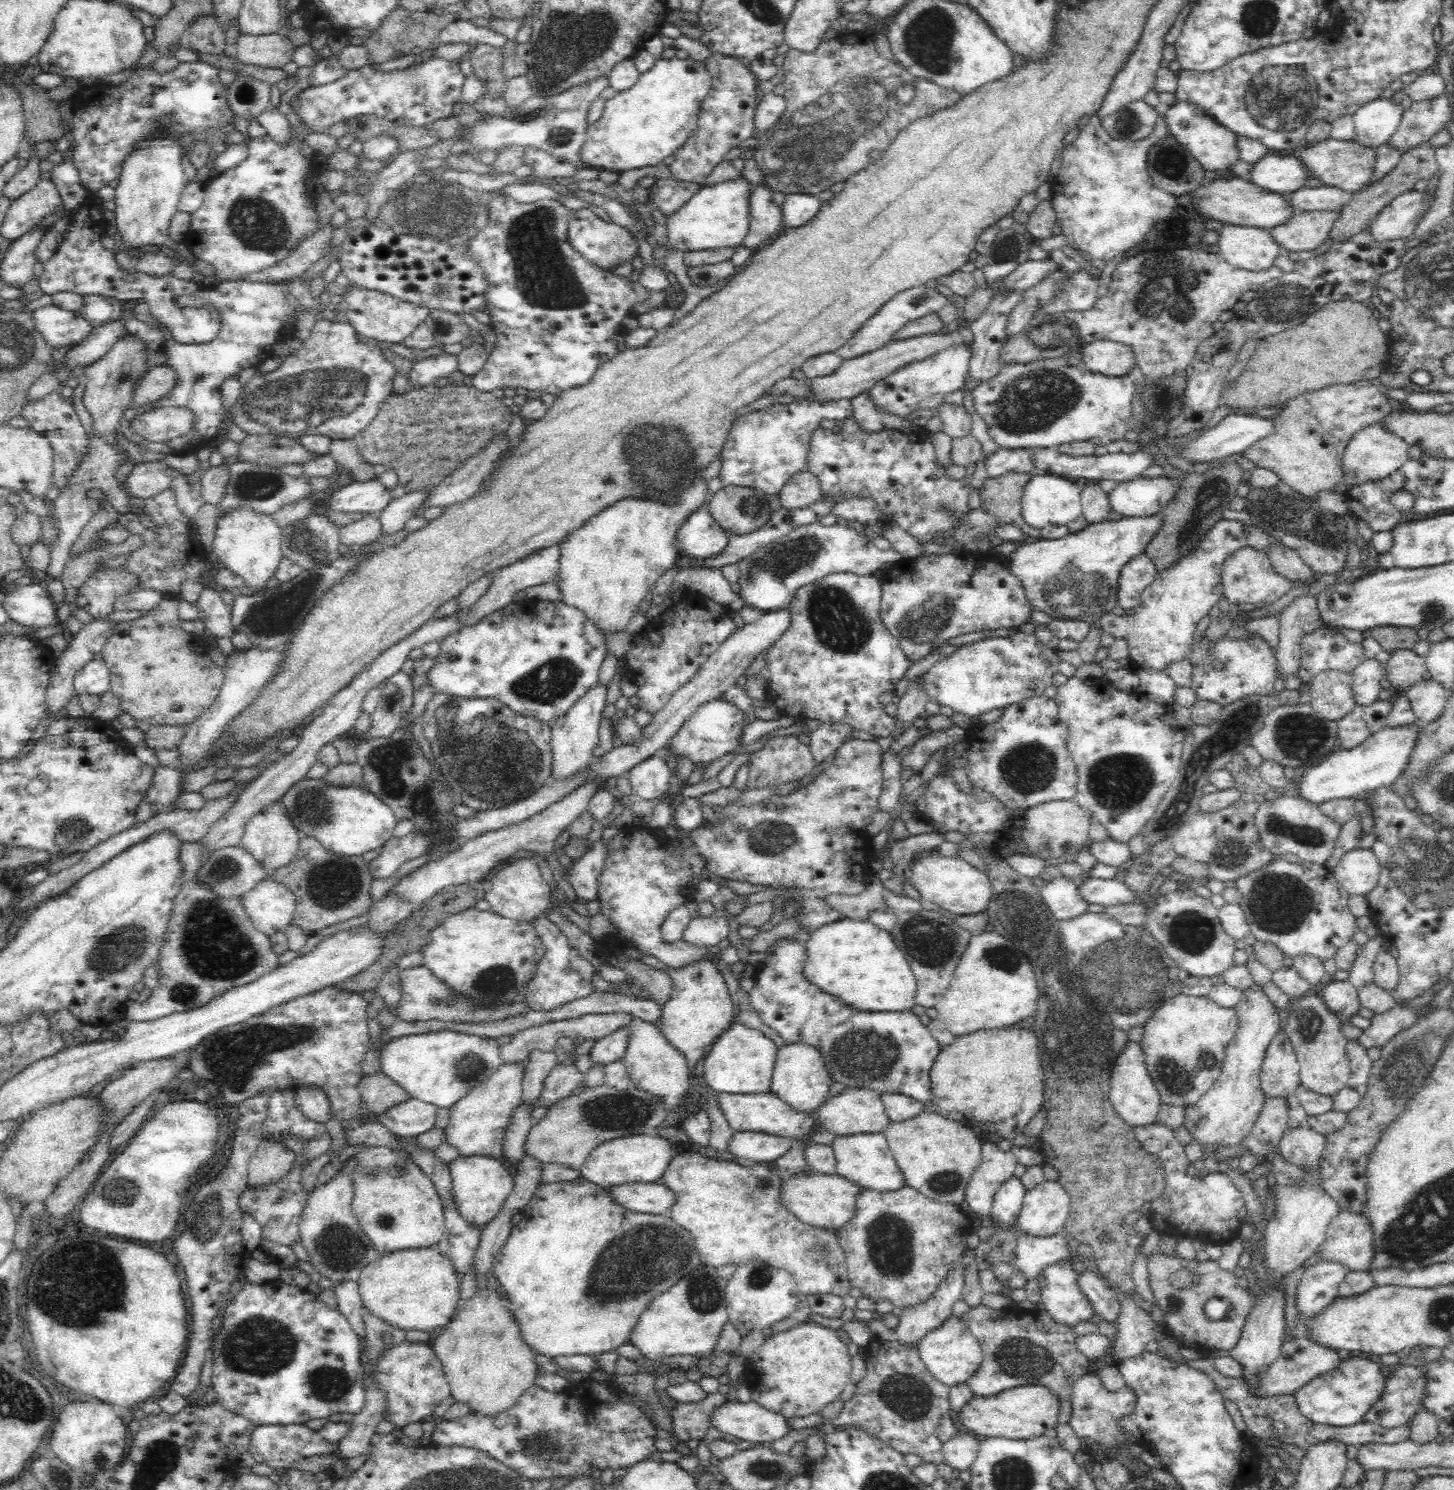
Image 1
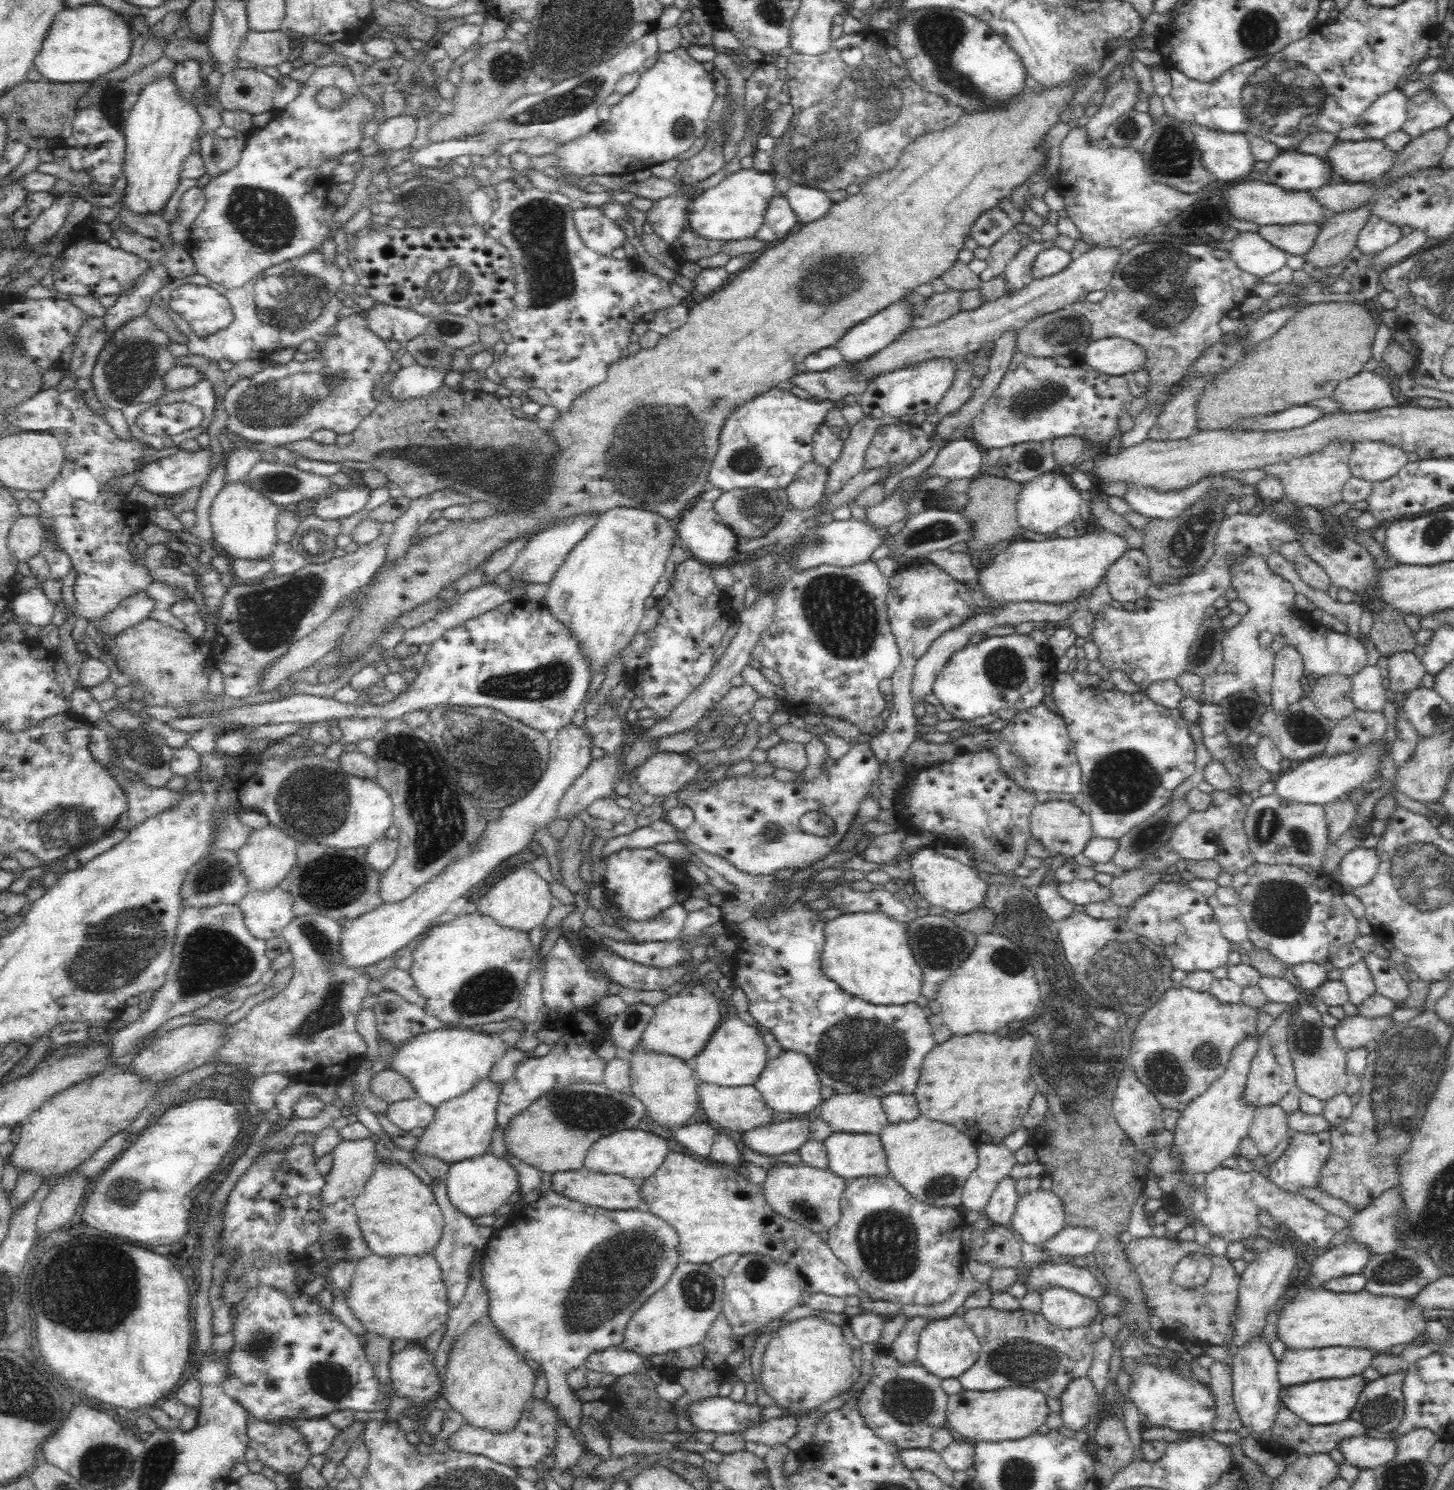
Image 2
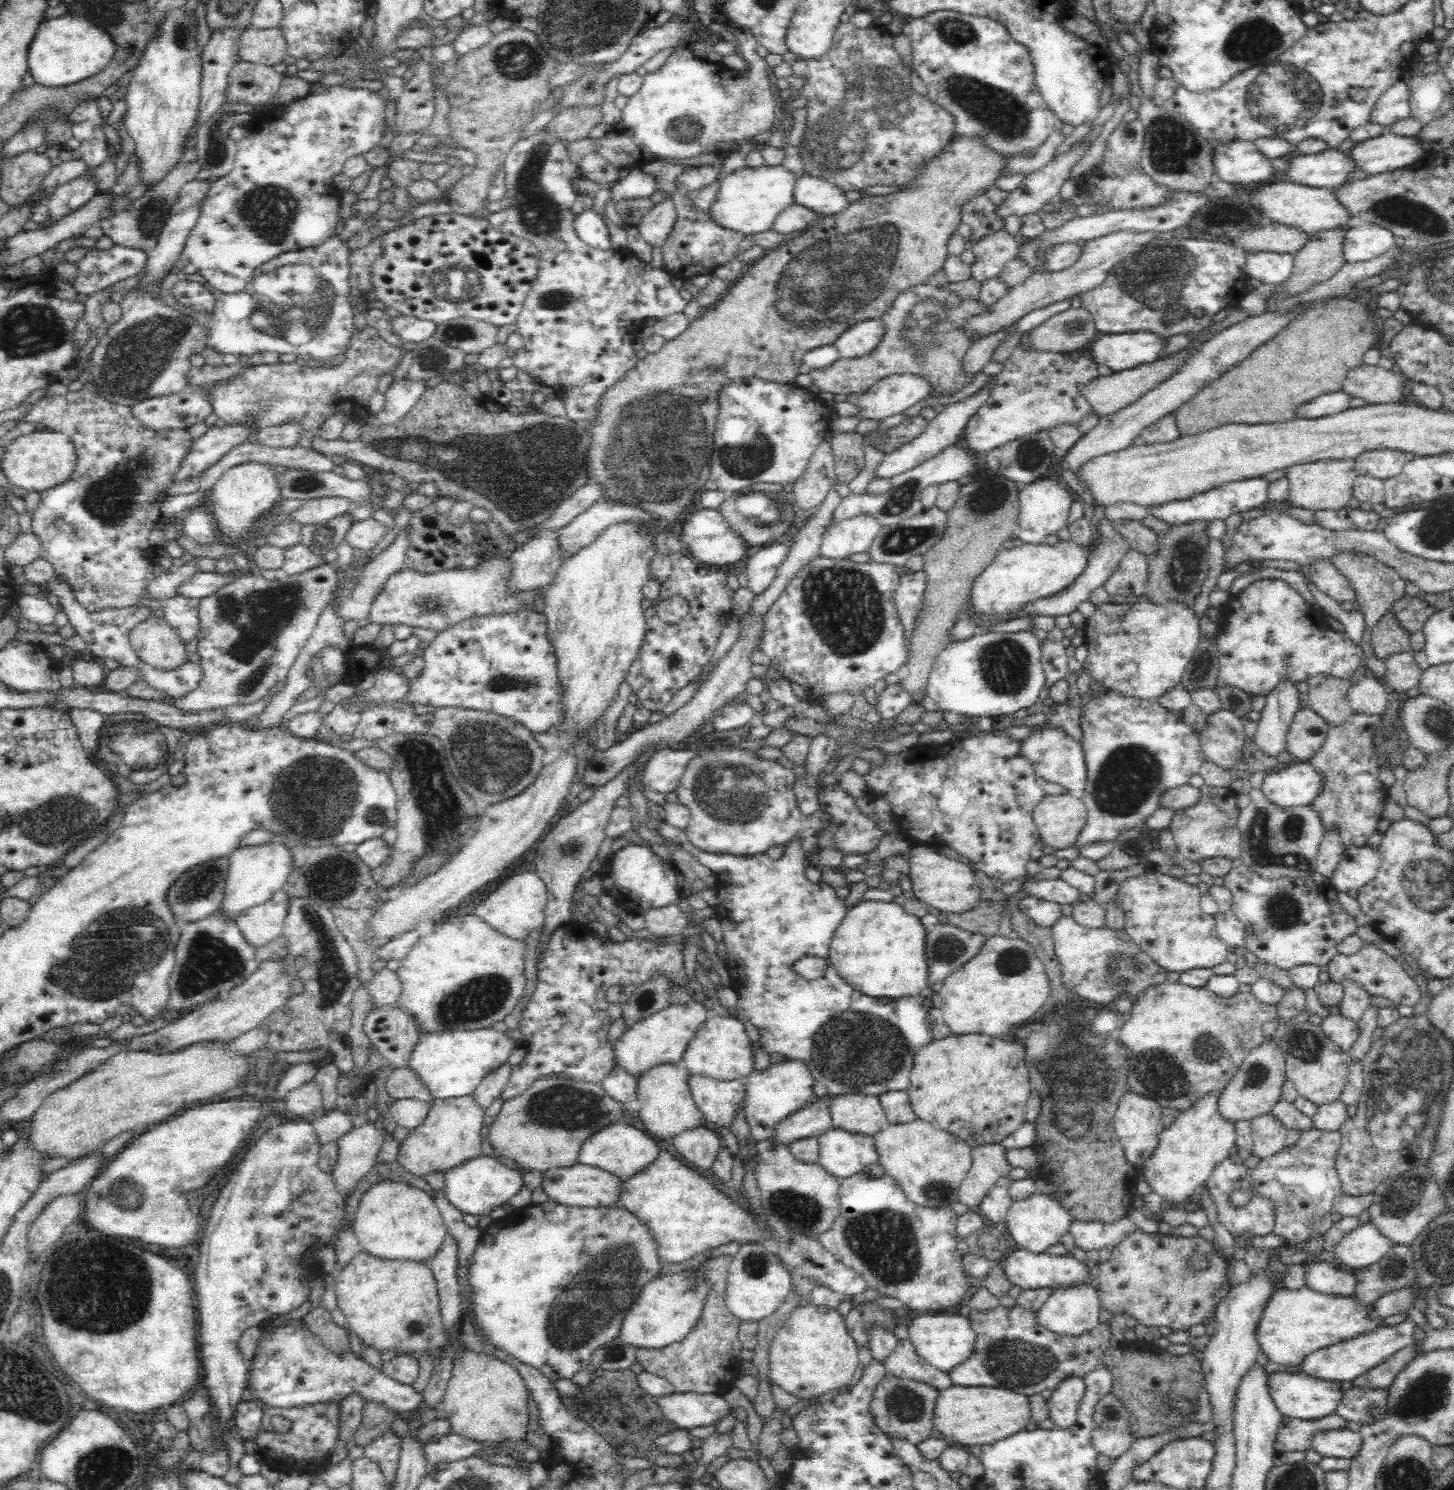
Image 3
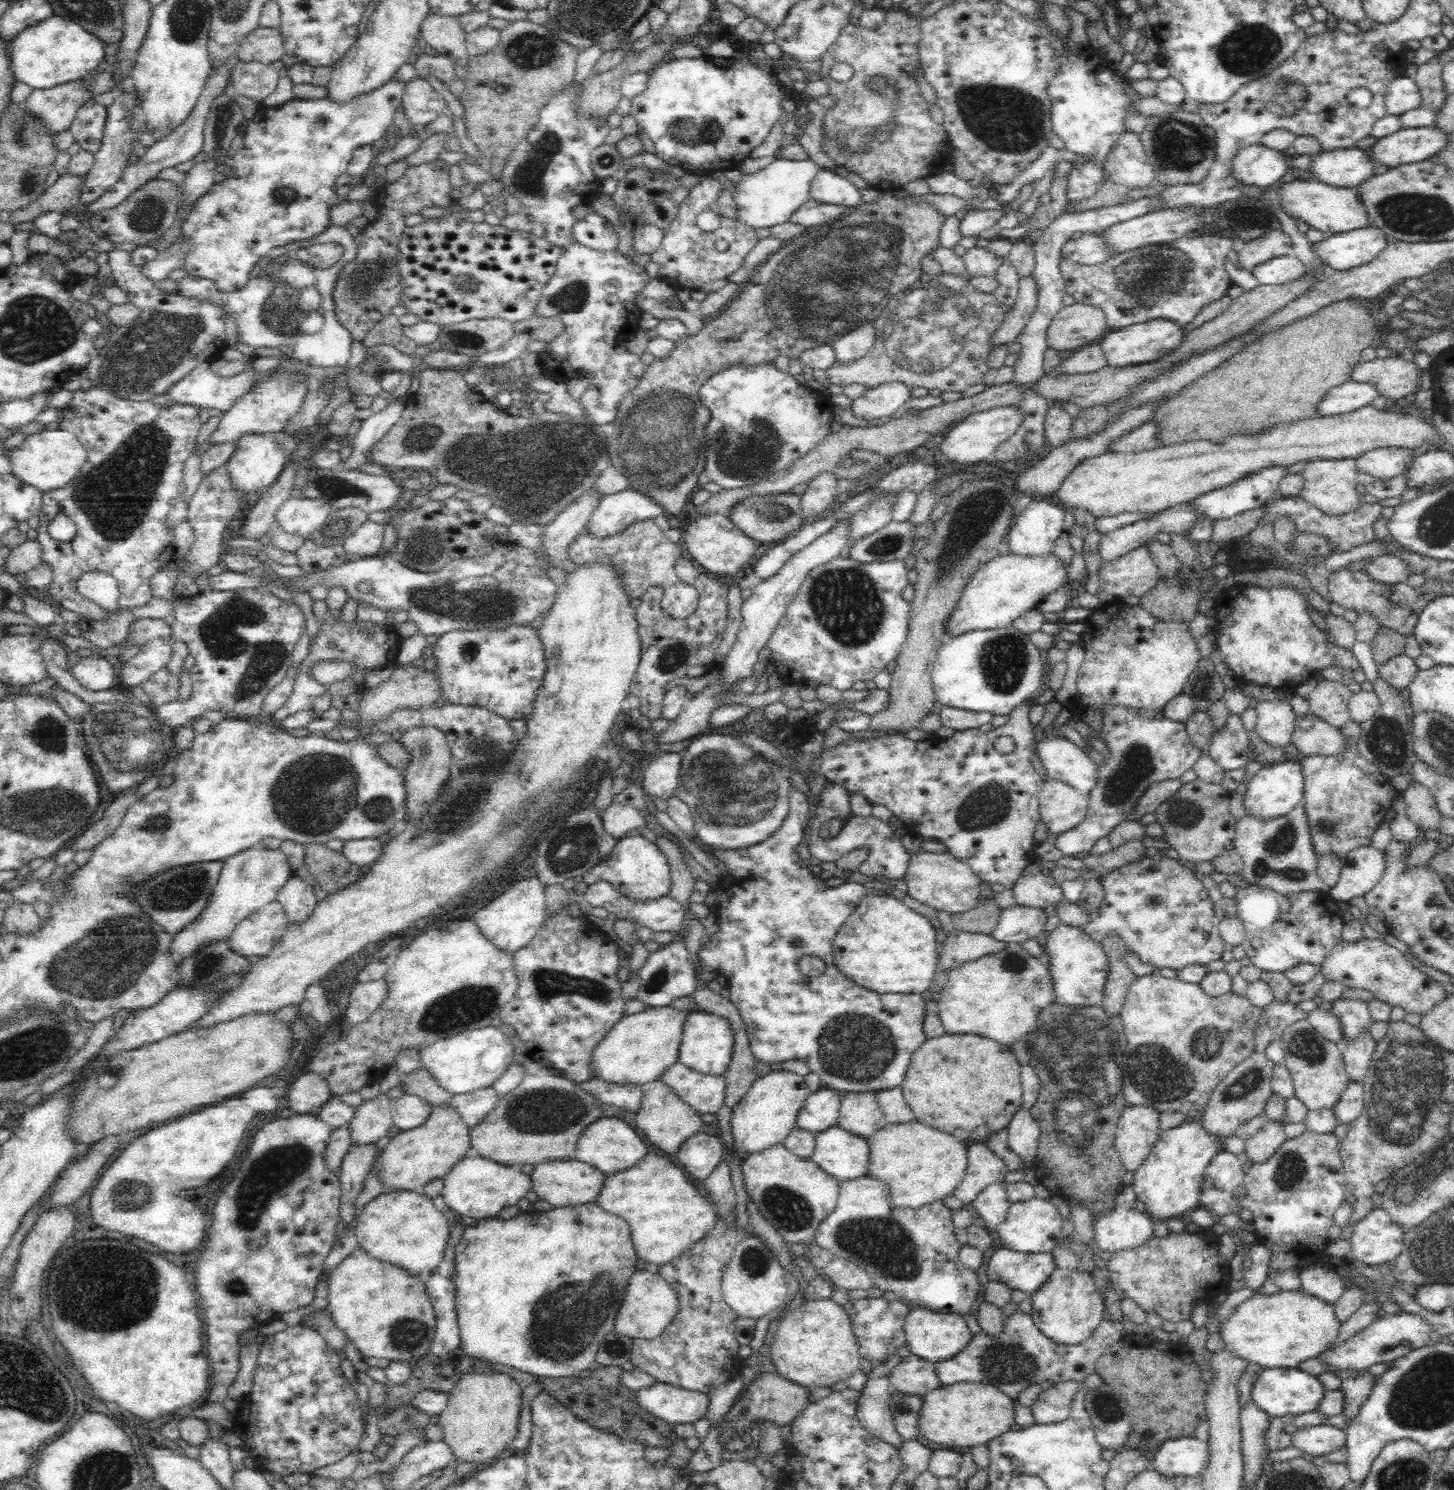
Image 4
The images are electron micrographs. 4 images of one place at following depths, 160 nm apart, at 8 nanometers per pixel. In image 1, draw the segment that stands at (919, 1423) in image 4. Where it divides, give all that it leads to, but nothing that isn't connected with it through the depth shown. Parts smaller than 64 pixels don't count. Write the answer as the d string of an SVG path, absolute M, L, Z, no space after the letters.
M1040 1385L1016 1386L992 1396L972 1396L953 1417L965 1432L979 1438L1004 1437L1028 1440L1044 1434L1046 1428L1054 1428L1058 1422L1060 1400L1048 1388Z

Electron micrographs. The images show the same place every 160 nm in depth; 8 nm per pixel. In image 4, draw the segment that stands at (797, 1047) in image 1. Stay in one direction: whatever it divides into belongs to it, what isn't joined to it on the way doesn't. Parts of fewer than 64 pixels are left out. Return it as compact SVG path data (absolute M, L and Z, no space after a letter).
M783 1069L759 1076L732 1109L730 1125L735 1149L732 1150L733 1154L739 1157L744 1153L759 1153L783 1143L796 1127L796 1118L810 1092L804 1077L792 1071Z

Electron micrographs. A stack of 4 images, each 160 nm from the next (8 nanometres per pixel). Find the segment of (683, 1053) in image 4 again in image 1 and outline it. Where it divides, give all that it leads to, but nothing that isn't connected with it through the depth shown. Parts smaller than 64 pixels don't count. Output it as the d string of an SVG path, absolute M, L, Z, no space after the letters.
M734 1020L713 1042L709 1054L704 1057L703 1077L710 1090L732 1094L768 1092L778 1047L763 1032L744 1026Z

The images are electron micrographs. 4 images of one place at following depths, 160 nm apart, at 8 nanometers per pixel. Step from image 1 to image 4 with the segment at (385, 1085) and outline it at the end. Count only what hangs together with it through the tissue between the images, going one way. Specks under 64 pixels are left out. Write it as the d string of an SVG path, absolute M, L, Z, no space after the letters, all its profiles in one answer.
M426 1067L401 1075L398 1085L404 1088L406 1094L415 1094L433 1108L448 1104L453 1098L453 1094L444 1090Z

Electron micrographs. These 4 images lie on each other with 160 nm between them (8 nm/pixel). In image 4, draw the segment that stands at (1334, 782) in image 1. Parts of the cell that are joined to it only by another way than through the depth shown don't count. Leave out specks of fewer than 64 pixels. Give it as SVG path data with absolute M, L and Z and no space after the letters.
M1296 759L1263 767L1256 774L1248 776L1246 784L1242 799L1245 812L1260 820L1284 816L1303 800L1303 773L1300 761Z

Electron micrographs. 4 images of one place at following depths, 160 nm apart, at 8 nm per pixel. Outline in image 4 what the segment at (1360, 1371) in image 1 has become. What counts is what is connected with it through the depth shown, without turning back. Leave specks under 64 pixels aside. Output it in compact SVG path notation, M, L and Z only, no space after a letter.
M1266 1368L1258 1373L1250 1392L1251 1401L1268 1414L1268 1417L1278 1417L1288 1414L1302 1414L1317 1410L1324 1388L1316 1375L1310 1375L1296 1368Z

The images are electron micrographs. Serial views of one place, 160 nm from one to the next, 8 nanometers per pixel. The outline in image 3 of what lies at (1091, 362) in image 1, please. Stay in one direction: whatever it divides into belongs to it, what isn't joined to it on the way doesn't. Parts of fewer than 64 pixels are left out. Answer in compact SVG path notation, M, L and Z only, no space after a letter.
M1151 330L1120 334L1099 334L1092 344L1093 360L1113 371L1122 371L1154 362L1167 344L1167 338Z

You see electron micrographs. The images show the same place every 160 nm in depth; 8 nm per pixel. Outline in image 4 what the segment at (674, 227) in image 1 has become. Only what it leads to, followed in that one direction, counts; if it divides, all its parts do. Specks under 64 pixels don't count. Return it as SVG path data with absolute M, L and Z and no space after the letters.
M775 157L764 169L752 172L742 169L728 170L719 176L736 186L733 197L740 211L736 220L758 229L789 222L792 214L796 214L796 210L800 210L811 199L812 182L820 170L821 167L812 160L794 161Z

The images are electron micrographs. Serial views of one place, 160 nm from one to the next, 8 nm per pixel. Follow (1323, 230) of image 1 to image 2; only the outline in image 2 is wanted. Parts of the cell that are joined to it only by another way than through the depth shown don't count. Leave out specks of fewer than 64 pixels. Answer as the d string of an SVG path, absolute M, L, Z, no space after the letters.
M1270 224L1260 227L1258 233L1268 243L1284 250L1289 255L1304 256L1312 248L1314 240L1322 228L1321 224Z

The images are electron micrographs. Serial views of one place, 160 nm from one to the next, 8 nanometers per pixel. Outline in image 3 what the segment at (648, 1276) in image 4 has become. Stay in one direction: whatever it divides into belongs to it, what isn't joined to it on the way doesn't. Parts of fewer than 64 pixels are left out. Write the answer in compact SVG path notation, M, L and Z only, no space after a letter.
M682 1271L648 1280L620 1324L619 1337L622 1342L651 1349L666 1347L672 1342L678 1344L696 1324L696 1318L704 1308L709 1284L704 1277L698 1276L700 1273L686 1274Z

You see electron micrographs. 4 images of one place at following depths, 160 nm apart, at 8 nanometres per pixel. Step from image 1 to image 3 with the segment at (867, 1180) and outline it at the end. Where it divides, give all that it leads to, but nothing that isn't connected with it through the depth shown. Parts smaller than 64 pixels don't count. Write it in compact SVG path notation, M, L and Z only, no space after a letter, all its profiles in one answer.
M832 1128L820 1134L817 1140L817 1164L838 1180L851 1178L868 1165L879 1162L873 1136Z

